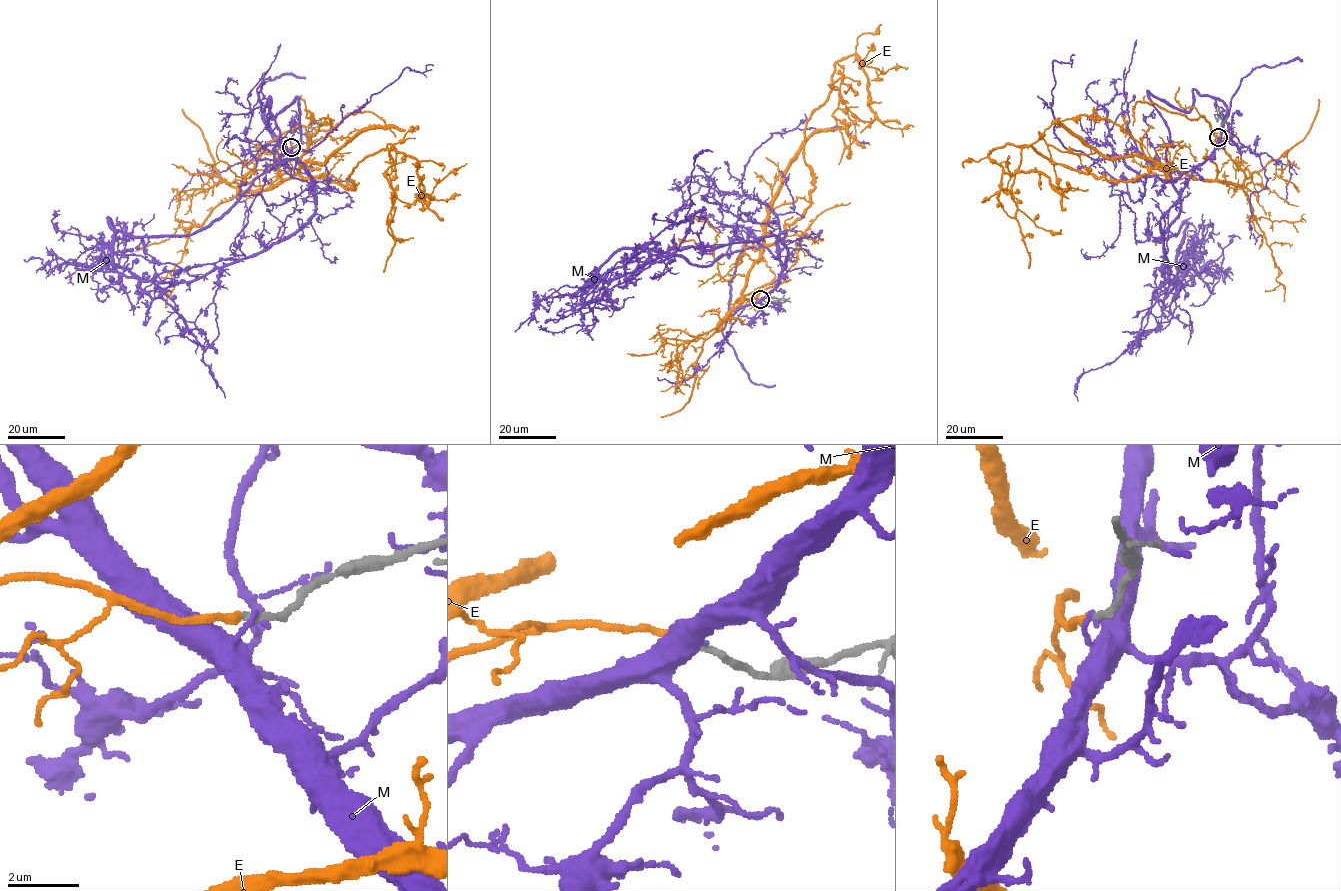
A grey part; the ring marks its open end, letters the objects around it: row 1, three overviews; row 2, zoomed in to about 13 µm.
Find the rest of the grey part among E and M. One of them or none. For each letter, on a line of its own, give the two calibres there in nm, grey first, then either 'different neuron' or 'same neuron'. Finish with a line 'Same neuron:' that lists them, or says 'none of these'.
E: 190/200 nm | same neuron
M: 220/130 nm | different neuron
Same neuron: E

